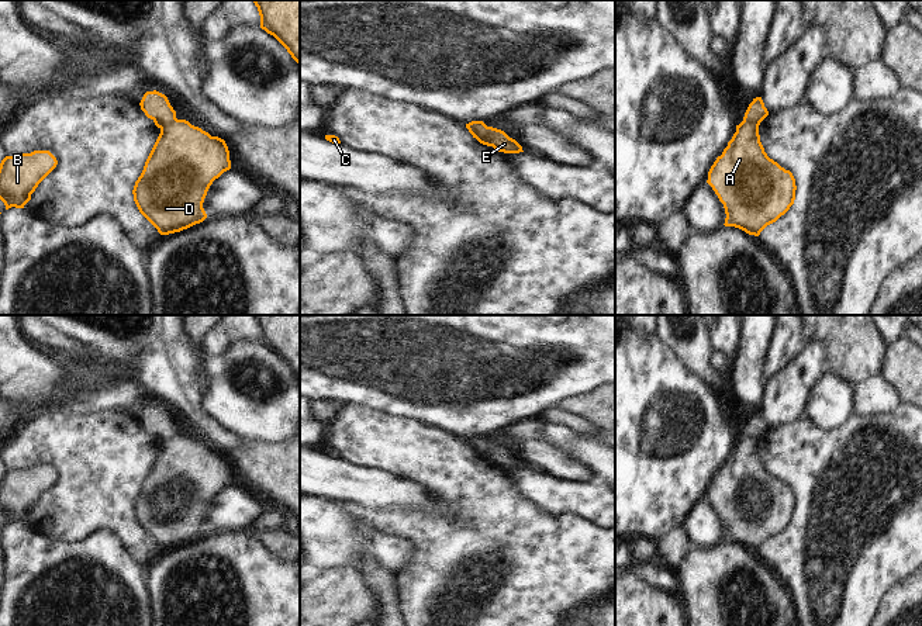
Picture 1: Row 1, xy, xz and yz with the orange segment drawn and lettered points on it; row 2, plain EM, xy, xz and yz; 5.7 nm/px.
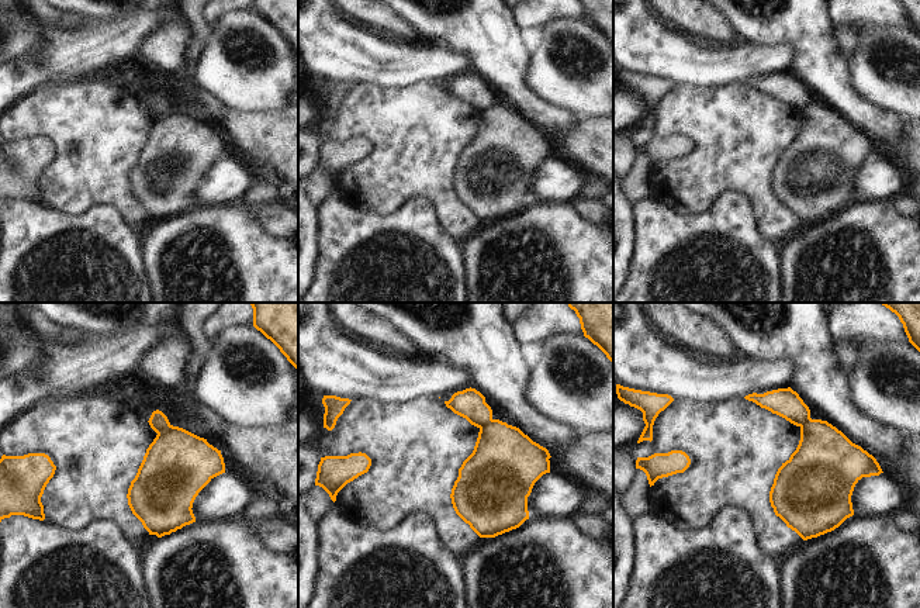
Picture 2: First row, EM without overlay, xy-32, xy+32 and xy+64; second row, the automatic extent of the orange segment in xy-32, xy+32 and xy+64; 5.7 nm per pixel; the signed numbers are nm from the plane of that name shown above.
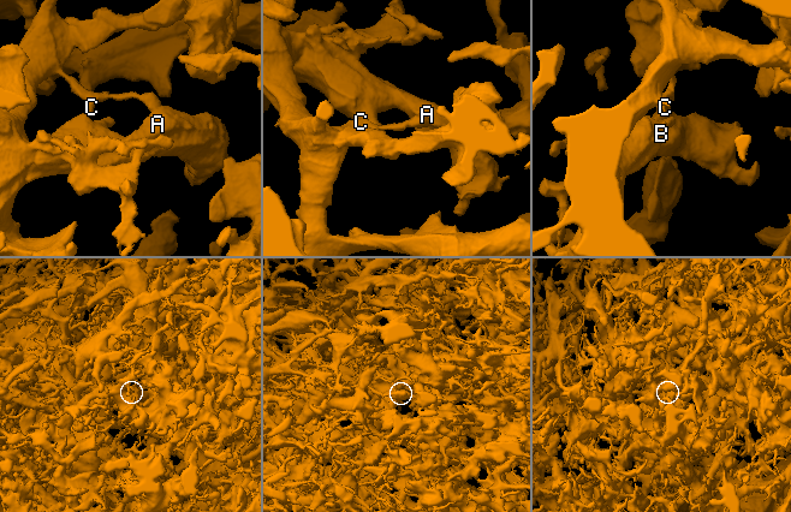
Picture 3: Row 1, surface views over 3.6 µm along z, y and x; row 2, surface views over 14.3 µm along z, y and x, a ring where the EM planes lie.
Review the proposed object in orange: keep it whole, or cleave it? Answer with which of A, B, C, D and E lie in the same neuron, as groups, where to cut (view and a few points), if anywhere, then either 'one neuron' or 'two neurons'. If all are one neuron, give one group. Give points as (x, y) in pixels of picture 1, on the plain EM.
A B D E / C | xz (486, 442), (491, 460) | two neurons

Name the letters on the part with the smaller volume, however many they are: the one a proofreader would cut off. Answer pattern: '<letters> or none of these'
C

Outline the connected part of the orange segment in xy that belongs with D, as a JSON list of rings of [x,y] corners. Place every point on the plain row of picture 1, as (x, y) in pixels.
[[[176,433],[160,445],[144,485],[135,497],[134,516],[160,550],[180,547],[207,533],[203,523],[207,506],[213,497],[229,484],[229,466],[224,454],[211,452],[186,435]]]

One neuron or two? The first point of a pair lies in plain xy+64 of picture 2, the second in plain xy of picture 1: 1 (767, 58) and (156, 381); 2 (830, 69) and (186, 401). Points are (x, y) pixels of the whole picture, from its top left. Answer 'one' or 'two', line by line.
1: two
2: one

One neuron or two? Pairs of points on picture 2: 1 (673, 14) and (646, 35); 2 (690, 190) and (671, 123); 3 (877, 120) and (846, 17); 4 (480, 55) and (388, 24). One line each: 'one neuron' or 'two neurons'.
1: two neurons
2: one neuron
3: two neurons
4: two neurons

